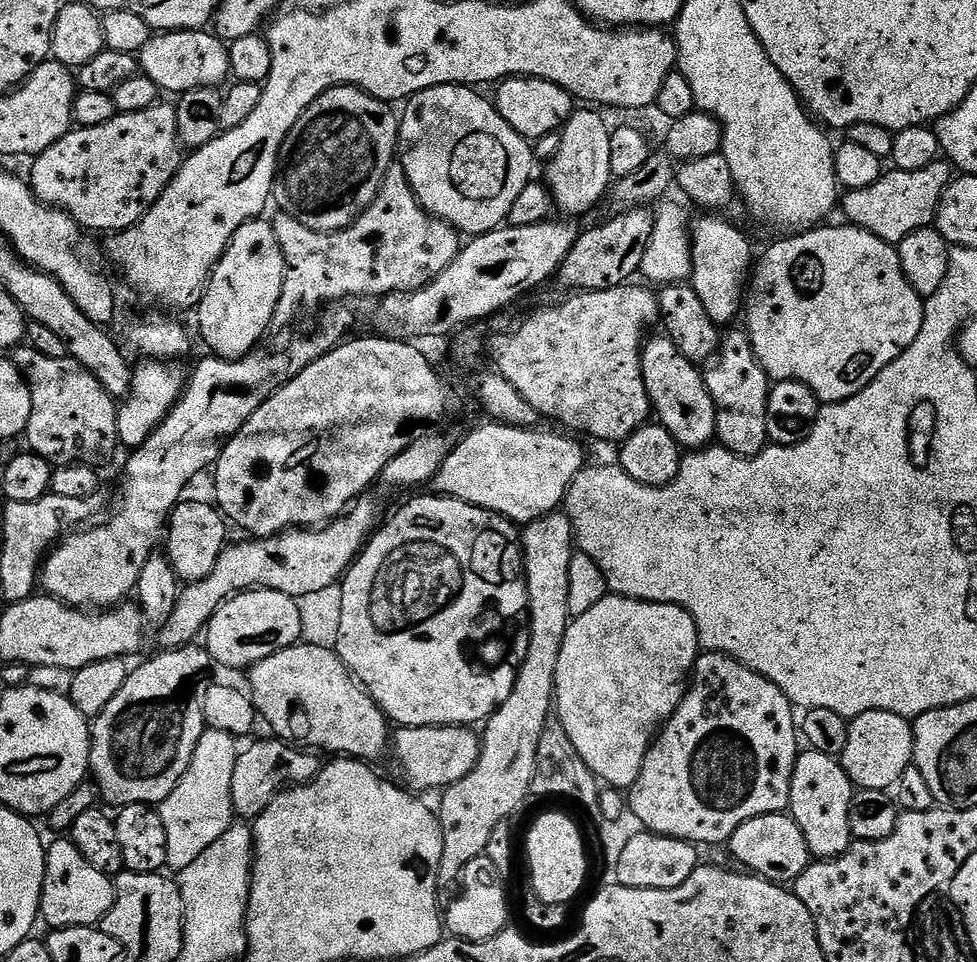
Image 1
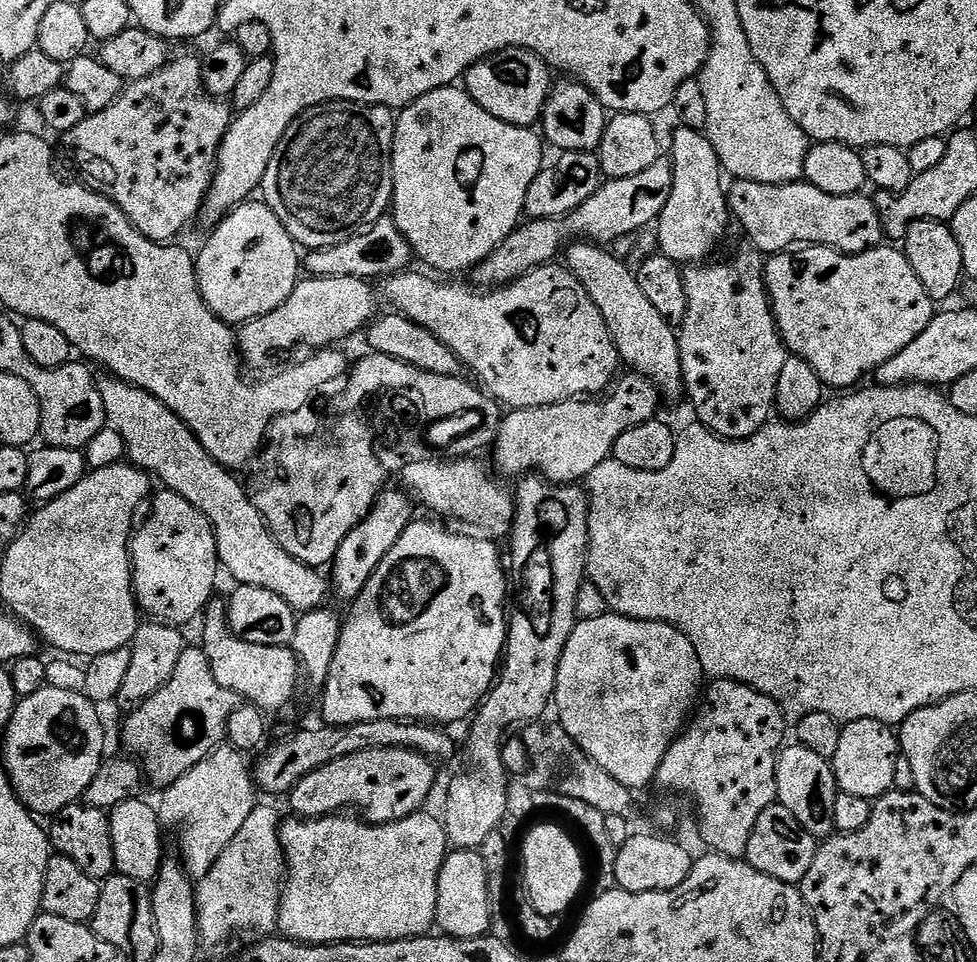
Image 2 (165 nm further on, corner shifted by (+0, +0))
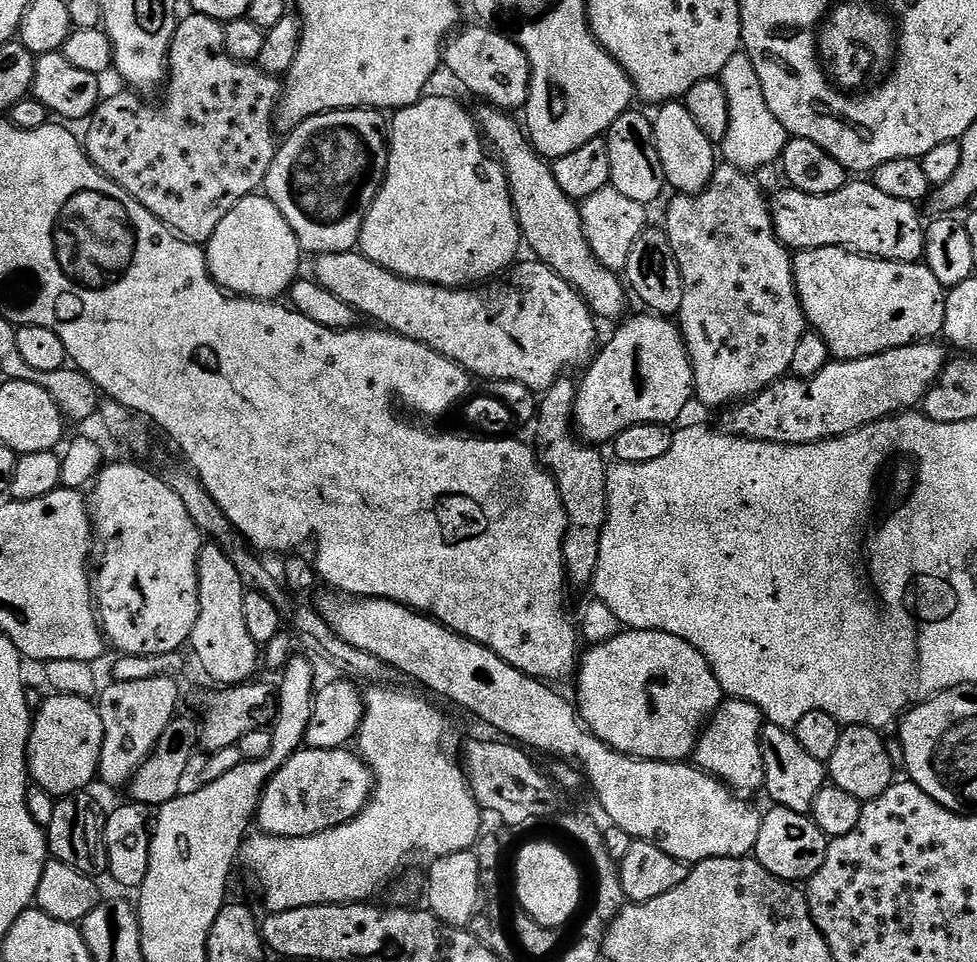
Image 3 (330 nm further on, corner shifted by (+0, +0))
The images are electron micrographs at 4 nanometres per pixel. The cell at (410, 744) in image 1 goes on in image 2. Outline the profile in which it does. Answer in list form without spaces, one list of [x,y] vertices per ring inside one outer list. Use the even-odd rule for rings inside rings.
[[[379,748],[378,750],[362,750],[362,754],[346,754],[346,758],[338,758],[338,762],[306,774],[292,787],[290,799],[297,817],[316,820],[319,816],[334,816],[341,810],[355,810],[370,824],[397,824],[402,818],[413,816],[425,807],[428,795],[436,784],[436,768],[431,756],[423,756],[409,748]]]

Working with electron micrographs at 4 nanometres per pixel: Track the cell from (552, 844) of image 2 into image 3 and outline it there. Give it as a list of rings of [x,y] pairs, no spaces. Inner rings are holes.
[[[544,840],[522,845],[516,856],[516,900],[535,924],[544,928],[563,929],[563,924],[580,908],[580,872],[575,862],[558,845],[547,844]]]

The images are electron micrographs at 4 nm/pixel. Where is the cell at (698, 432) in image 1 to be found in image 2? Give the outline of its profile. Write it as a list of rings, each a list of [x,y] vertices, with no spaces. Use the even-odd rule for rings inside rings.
[[[596,242],[569,243],[566,248],[566,256],[568,252],[566,267],[568,271],[576,275],[578,282],[582,282],[582,286],[590,294],[594,306],[598,306],[598,310],[610,330],[612,340],[616,344],[616,349],[620,351],[621,361],[627,367],[629,364],[632,367],[629,369],[633,373],[645,376],[660,391],[660,395],[665,401],[676,400],[679,396],[683,397],[685,395],[684,374],[677,329],[669,324],[666,318],[662,318],[662,314],[658,314],[658,310],[654,310],[654,302],[650,302],[650,298],[646,298],[646,293],[642,291],[642,286],[638,286],[635,271],[631,267],[628,269],[614,253],[608,251],[612,250]]]

